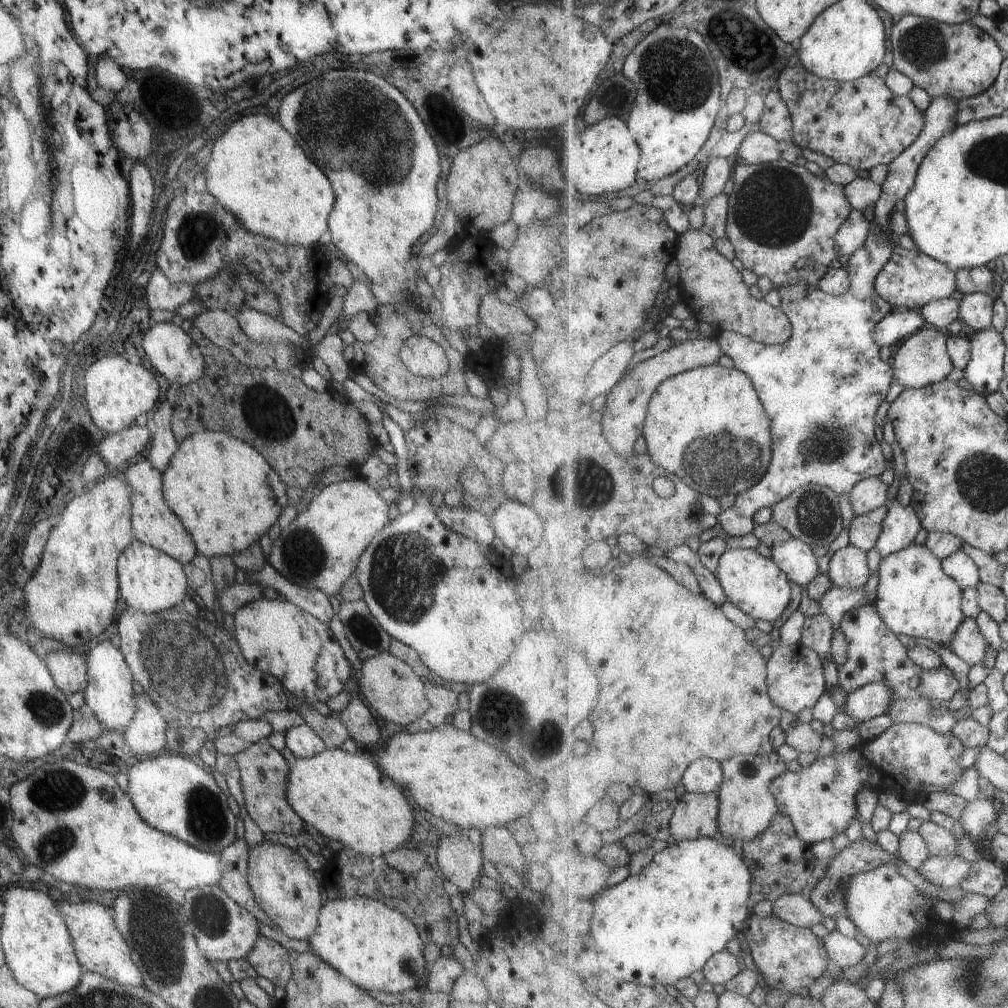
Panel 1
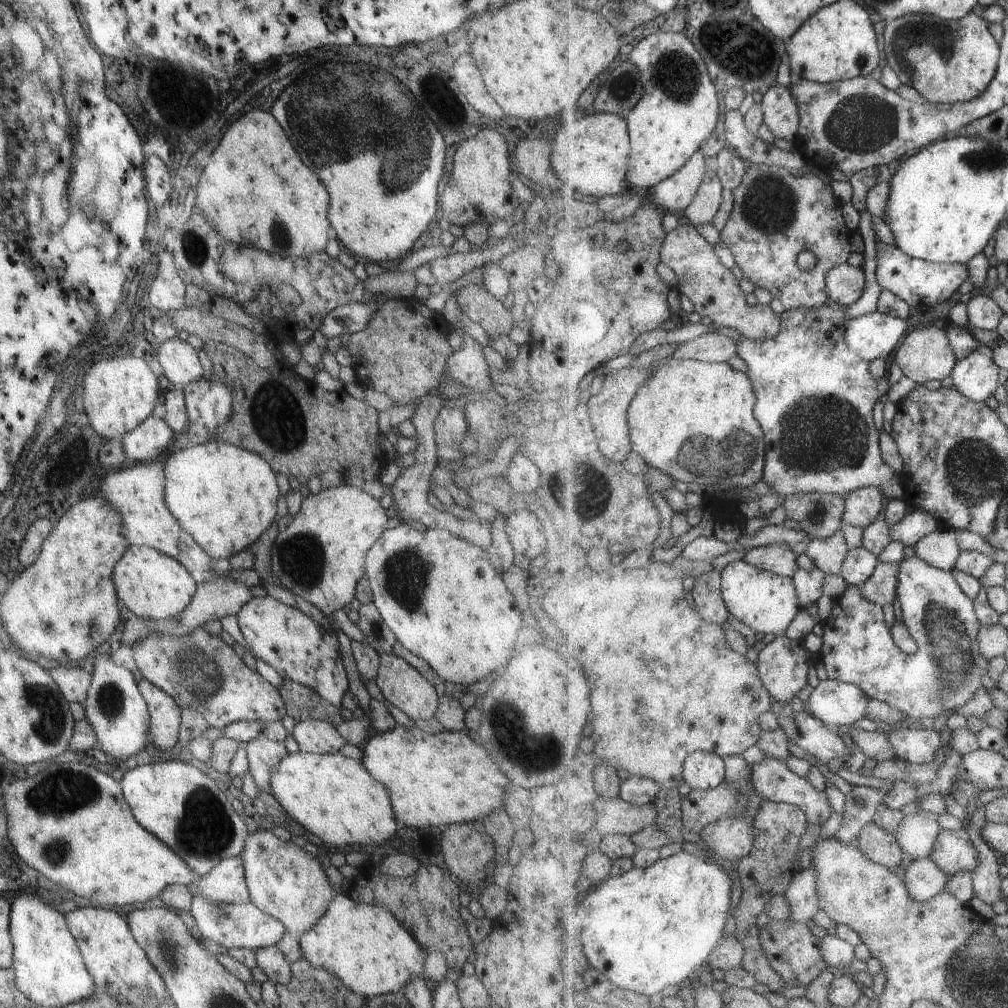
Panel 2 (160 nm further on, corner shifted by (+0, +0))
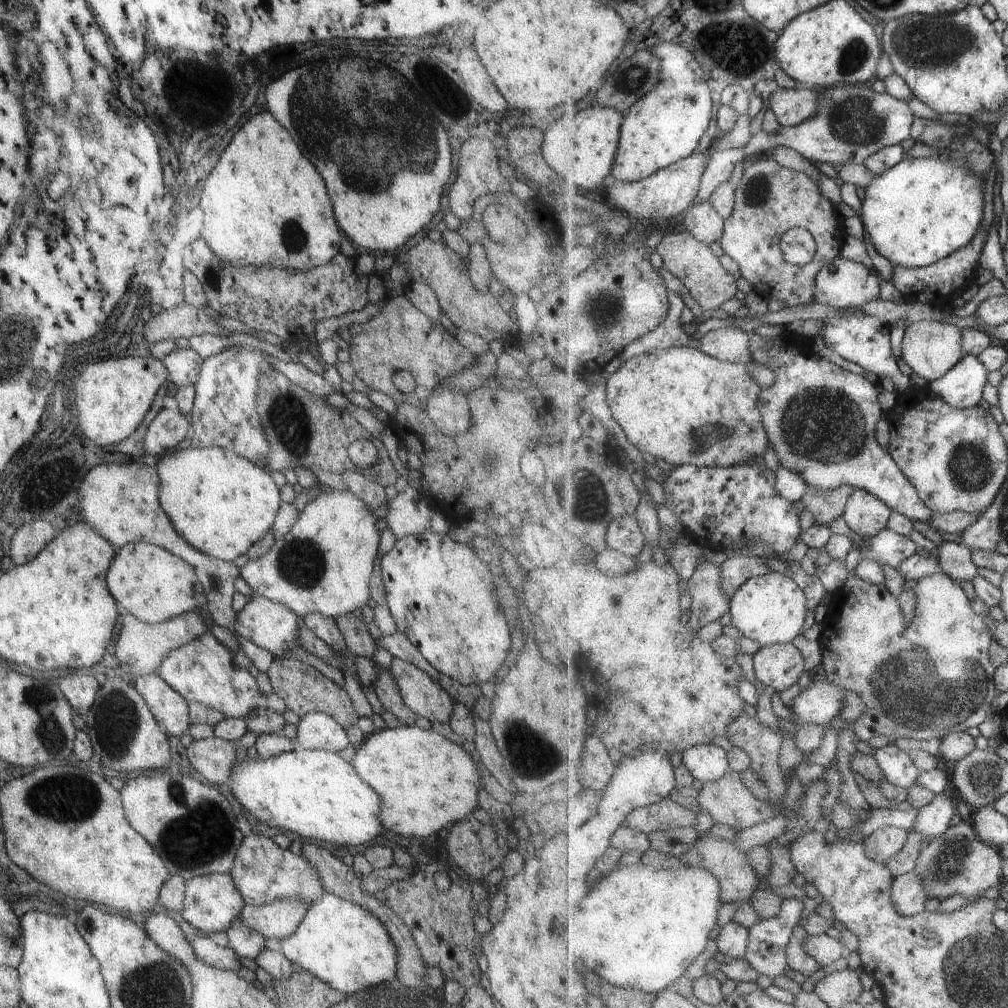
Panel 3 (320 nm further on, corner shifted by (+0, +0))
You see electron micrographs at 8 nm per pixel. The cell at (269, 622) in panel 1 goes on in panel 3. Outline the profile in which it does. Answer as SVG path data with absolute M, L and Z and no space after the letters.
M253 595L247 599L245 606L234 616L233 630L242 638L247 638L250 644L267 650L275 660L282 659L287 650L293 650L296 646L299 647L295 639L298 637L299 626L303 618L293 614L291 610L277 602Z

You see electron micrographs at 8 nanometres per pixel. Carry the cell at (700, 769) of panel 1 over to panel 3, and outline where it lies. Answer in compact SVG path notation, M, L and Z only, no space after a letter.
M715 744L685 749L682 753L682 763L691 776L703 784L721 780L730 770L727 750Z

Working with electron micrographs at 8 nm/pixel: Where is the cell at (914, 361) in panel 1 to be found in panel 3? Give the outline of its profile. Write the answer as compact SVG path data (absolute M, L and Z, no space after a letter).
M922 320L905 328L901 356L915 374L933 383L945 377L967 355L962 343L964 330L949 322Z

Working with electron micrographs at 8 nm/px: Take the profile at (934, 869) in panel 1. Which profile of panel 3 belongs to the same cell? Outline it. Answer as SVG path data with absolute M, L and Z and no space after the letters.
M911 871L895 879L893 904L901 914L915 915L924 912L929 898L929 890L925 890L925 878L921 878L921 874Z

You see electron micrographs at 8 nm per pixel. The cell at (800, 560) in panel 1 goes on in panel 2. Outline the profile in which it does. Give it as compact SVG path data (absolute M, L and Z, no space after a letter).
M769 544L769 546L758 547L747 551L744 558L753 566L760 567L761 570L767 570L774 574L789 576L801 569L798 566L799 555L791 551L791 546L787 544Z

